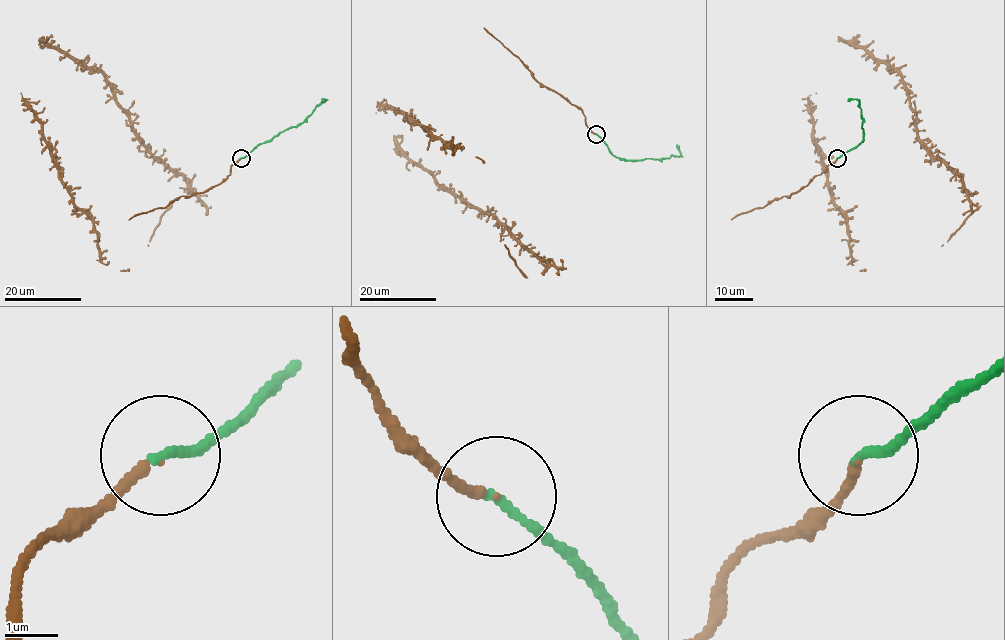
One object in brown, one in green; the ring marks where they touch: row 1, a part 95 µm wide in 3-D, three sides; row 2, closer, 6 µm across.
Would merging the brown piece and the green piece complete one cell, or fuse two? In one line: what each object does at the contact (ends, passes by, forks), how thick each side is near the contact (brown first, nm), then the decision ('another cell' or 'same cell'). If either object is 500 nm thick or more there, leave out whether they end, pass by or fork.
brown ends; green ends; calibres 190 and 170 nm; same cell

